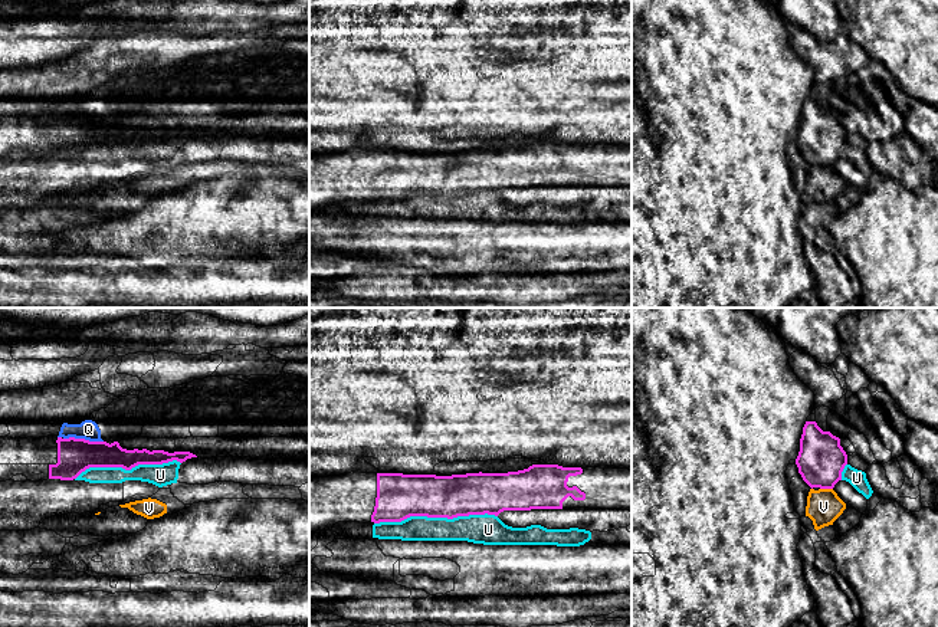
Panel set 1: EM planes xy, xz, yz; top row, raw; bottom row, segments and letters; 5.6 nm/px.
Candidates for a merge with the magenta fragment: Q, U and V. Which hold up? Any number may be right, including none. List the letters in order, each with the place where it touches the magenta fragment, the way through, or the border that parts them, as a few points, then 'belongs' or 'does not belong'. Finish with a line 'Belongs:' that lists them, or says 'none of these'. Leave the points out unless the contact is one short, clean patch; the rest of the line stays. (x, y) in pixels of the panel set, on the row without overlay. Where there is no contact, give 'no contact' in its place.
Q: contact xy (84, 117); border xy (64, 115), (84, 115), (102, 120); does not belong
U: contact xz (435, 194); does not belong
V: contact yz (826, 166); does not belong
Belongs: none of these

